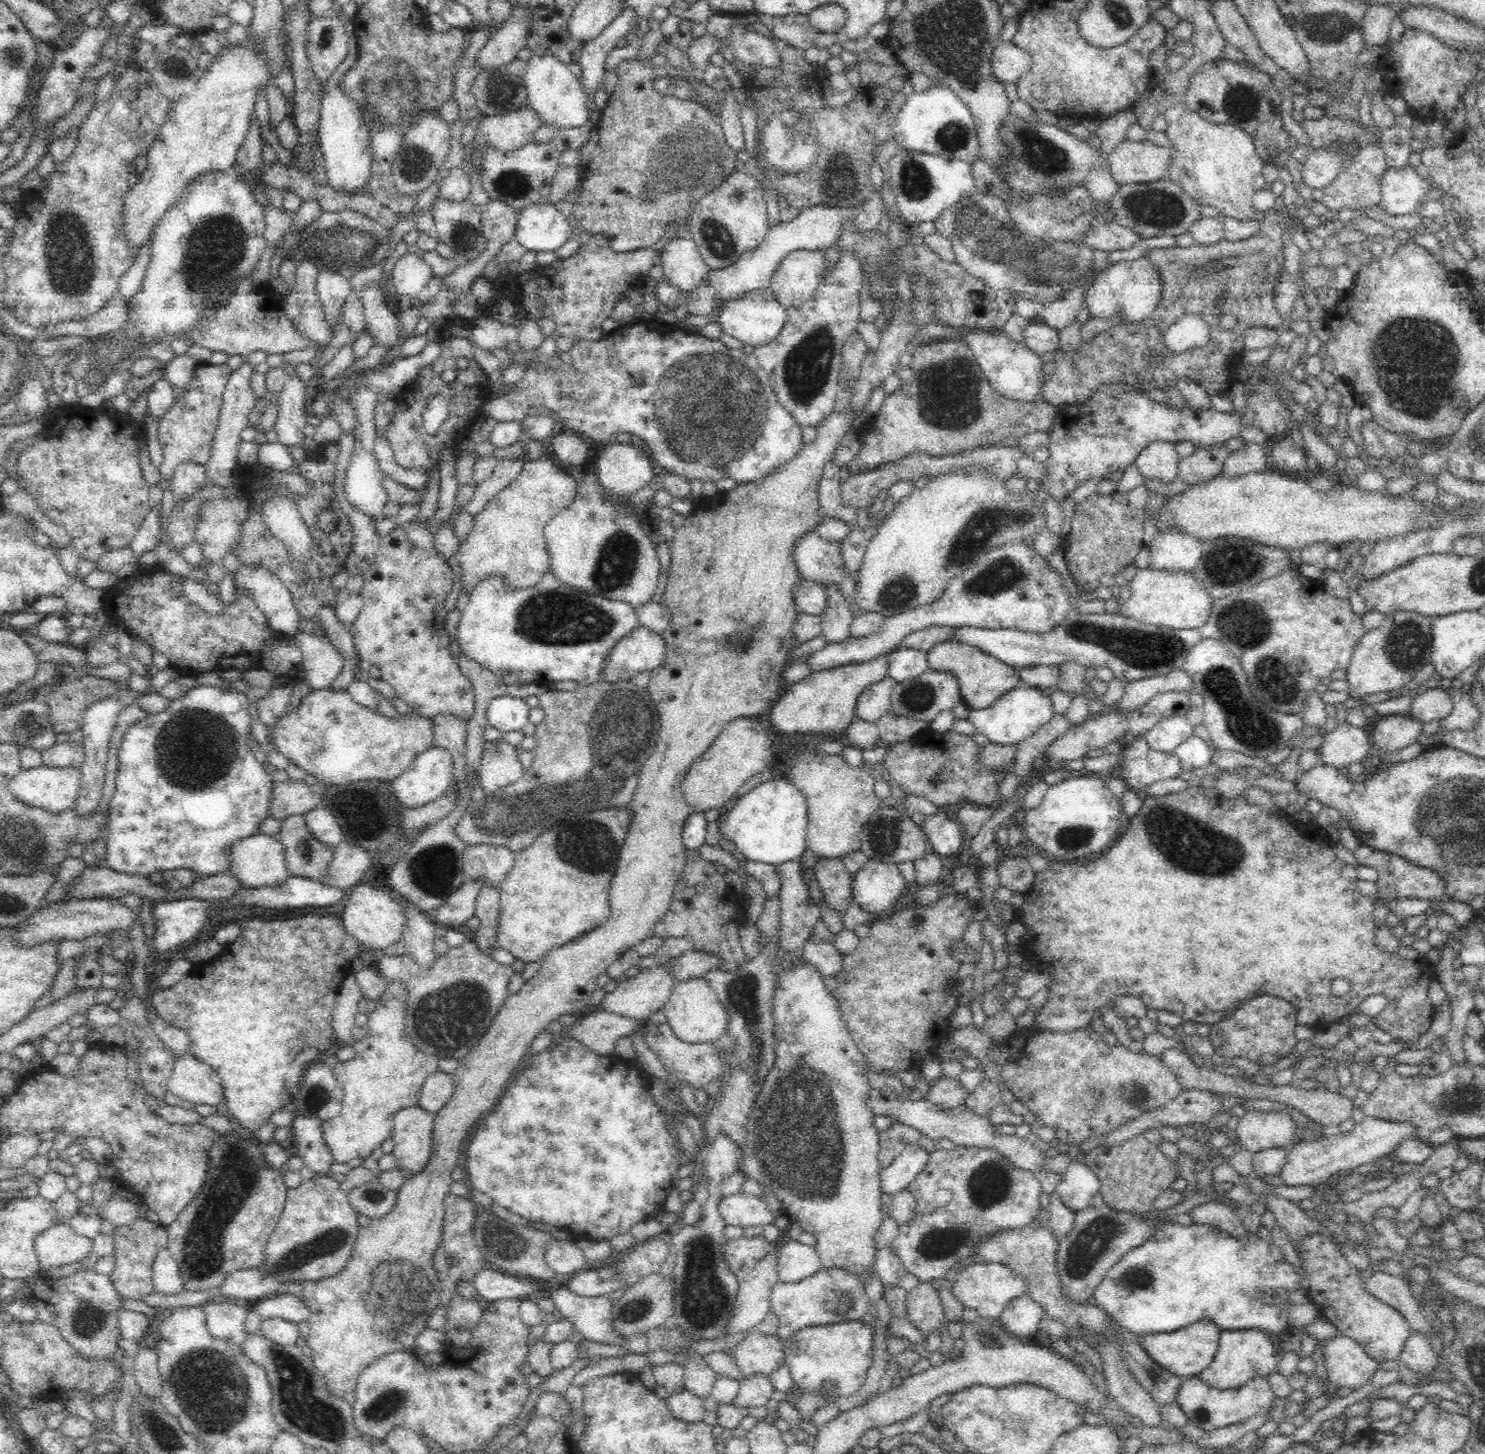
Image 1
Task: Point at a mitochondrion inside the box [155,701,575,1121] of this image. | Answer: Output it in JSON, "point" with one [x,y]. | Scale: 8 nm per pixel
{"point":[455,1012]}

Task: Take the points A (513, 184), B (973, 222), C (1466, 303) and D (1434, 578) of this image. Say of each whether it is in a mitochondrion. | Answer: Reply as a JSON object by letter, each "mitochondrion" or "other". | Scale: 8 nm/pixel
{"A":"mitochondrion","B":"mitochondrion","C":"other","D":"other"}

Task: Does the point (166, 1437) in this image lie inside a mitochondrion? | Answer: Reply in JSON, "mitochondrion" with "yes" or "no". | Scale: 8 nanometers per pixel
{"mitochondrion":"yes"}

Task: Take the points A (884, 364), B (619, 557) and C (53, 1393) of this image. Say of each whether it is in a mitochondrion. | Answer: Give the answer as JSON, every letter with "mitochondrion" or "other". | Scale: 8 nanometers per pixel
{"A":"other","B":"mitochondrion","C":"other"}

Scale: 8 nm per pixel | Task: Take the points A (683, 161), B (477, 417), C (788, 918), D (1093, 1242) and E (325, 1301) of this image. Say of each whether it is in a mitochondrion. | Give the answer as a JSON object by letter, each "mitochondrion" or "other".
{"A":"mitochondrion","B":"other","C":"other","D":"mitochondrion","E":"other"}

